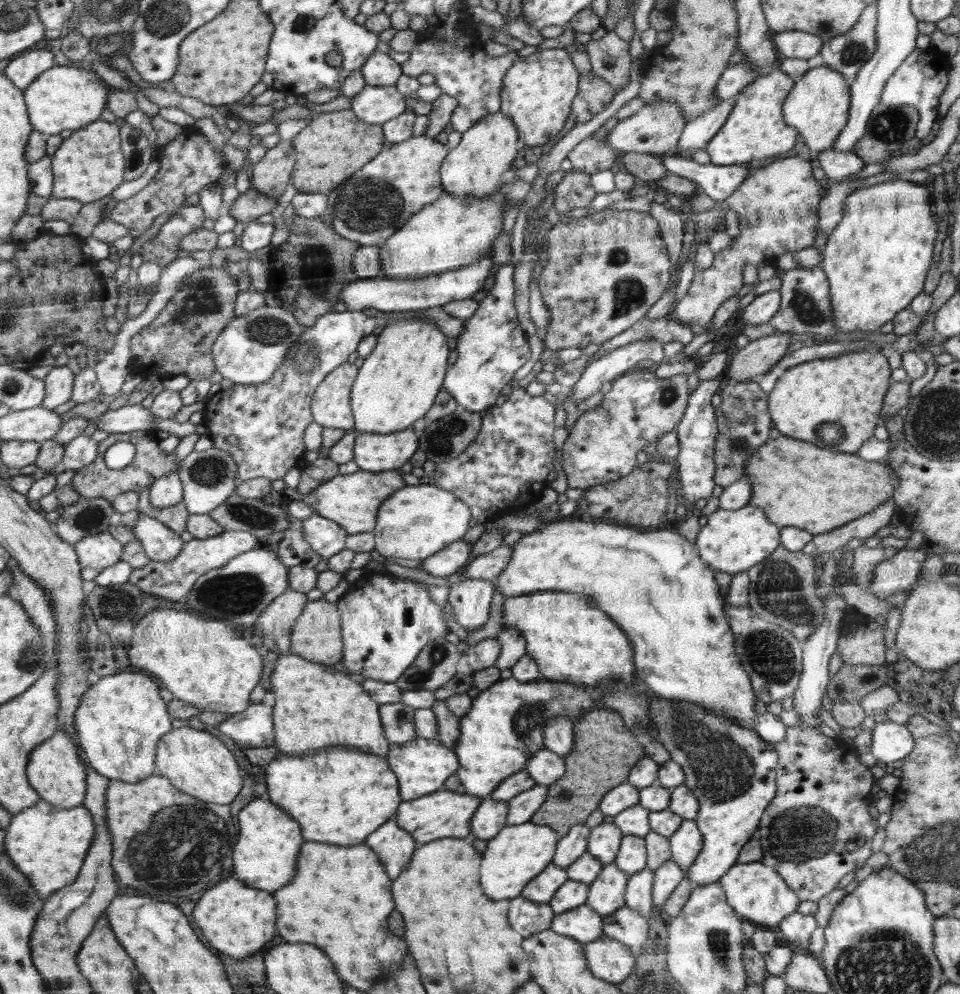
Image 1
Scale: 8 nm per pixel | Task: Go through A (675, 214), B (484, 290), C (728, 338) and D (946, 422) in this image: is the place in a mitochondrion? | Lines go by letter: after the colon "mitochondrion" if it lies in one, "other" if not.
A: other
B: other
C: other
D: mitochondrion

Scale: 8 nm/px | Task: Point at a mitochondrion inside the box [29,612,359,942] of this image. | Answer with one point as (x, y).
(190, 844)

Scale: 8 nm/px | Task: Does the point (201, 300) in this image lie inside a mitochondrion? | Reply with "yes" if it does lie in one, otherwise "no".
yes

